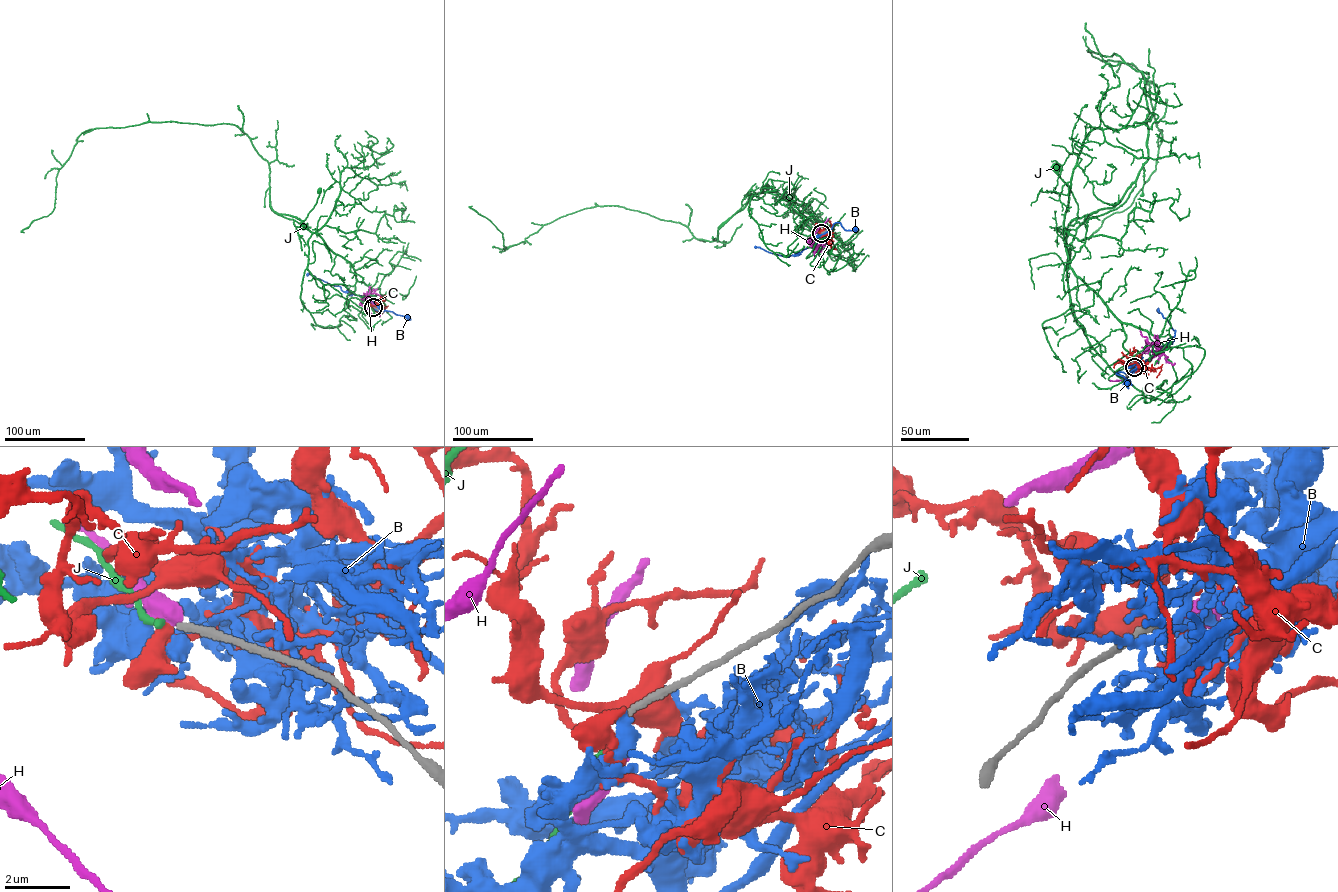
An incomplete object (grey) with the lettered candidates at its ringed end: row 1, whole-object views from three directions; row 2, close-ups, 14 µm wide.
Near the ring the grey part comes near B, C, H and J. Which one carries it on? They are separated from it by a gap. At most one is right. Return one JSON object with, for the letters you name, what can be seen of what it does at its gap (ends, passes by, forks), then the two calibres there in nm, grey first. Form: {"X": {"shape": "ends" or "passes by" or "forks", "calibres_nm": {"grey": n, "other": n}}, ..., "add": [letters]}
{"J": {"shape": "ends", "calibres_nm": {"grey": 200, "other": 190}}, "add": ["J"]}

